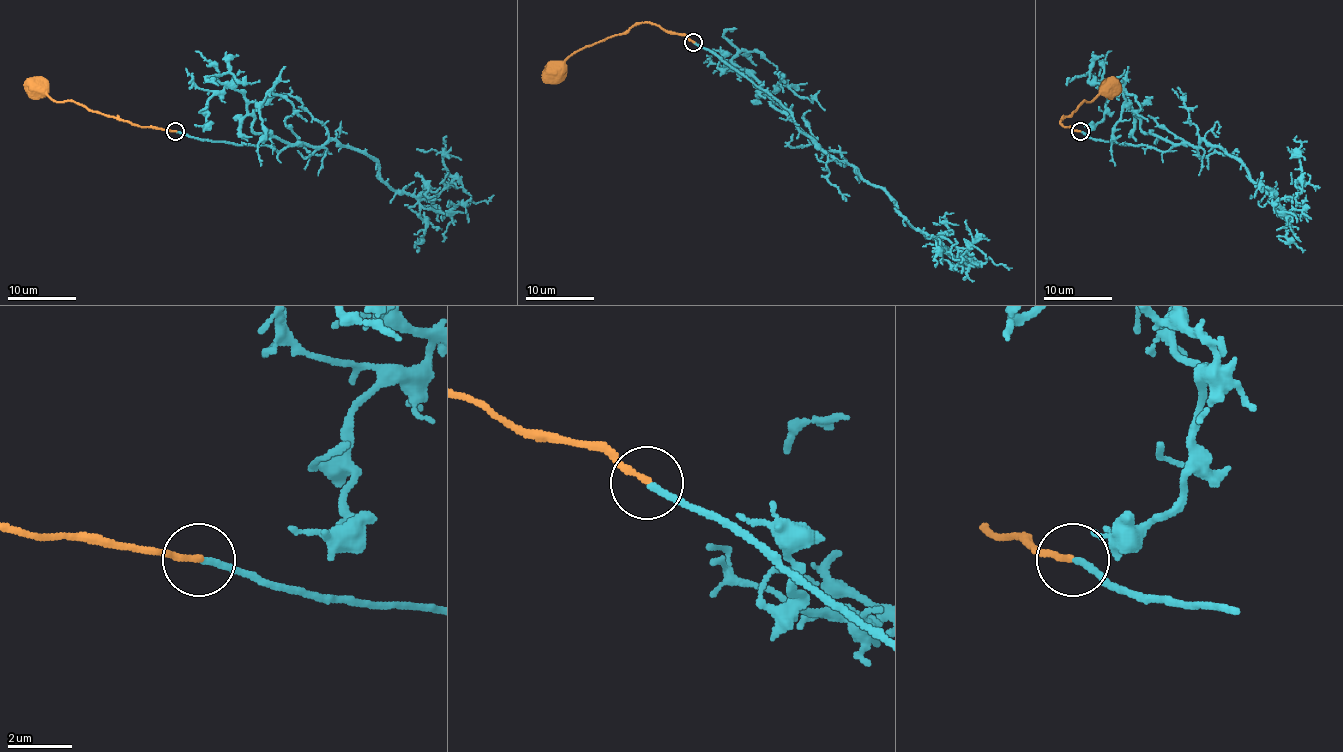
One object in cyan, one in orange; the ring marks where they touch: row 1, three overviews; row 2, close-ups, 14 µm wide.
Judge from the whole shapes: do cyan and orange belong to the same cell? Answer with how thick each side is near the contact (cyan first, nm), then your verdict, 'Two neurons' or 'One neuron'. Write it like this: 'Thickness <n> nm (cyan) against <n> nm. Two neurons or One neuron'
Thickness 200 nm (cyan) against 200 nm. One neuron

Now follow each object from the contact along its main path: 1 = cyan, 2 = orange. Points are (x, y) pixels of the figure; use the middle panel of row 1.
1: (693, 43), (767, 89), (822, 151), (880, 187), (914, 228), (969, 264), (940, 260), (935, 266)
2: (693, 43), (653, 24), (636, 22), (621, 34), (571, 53), (542, 80)

